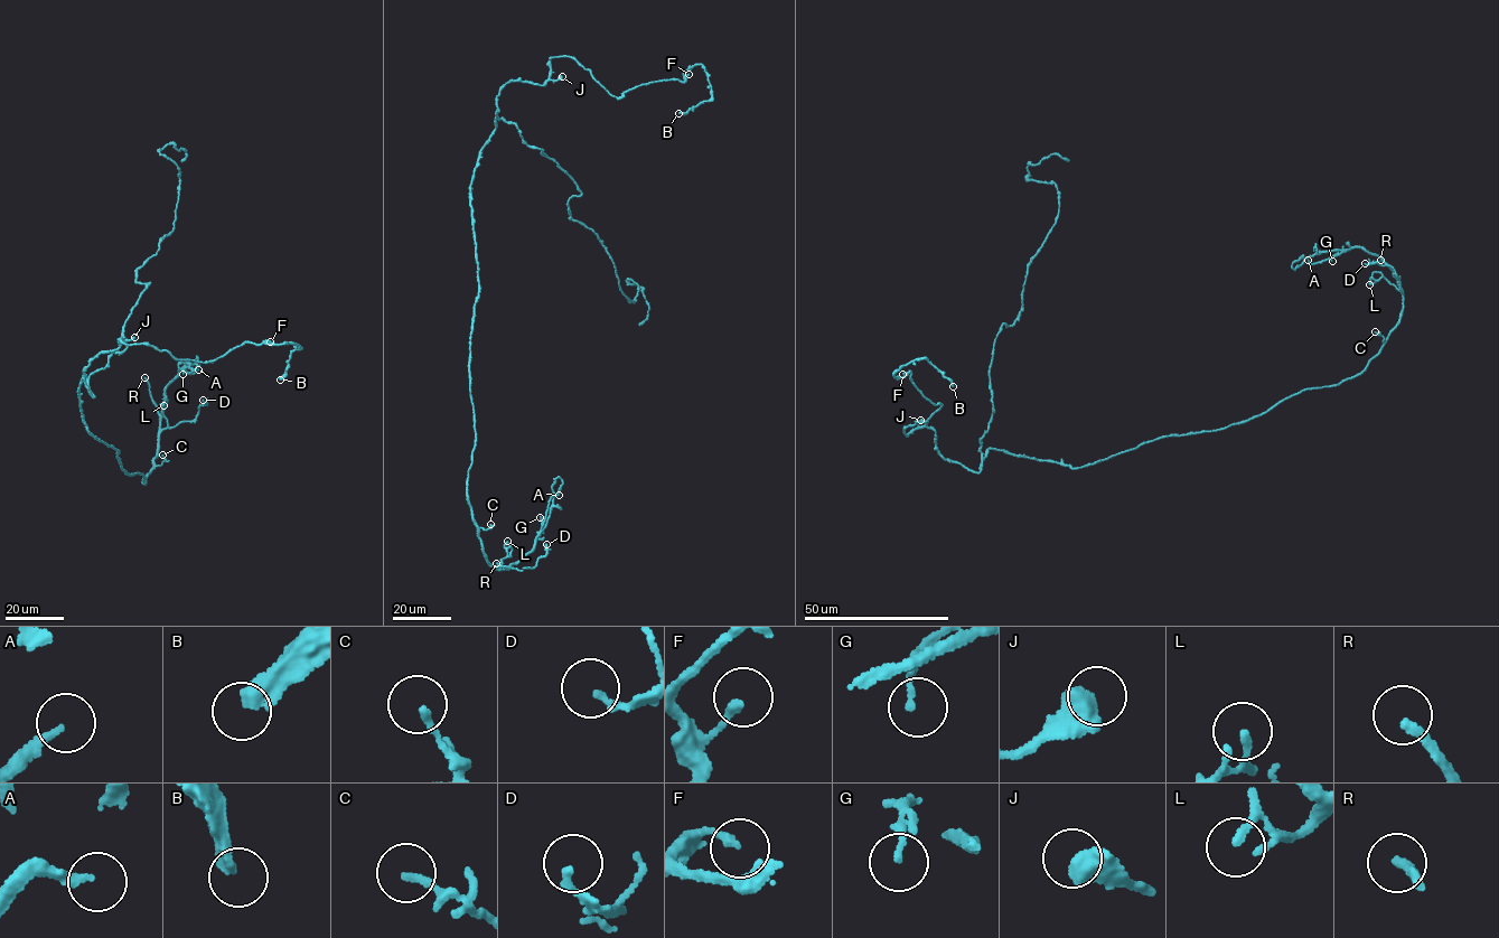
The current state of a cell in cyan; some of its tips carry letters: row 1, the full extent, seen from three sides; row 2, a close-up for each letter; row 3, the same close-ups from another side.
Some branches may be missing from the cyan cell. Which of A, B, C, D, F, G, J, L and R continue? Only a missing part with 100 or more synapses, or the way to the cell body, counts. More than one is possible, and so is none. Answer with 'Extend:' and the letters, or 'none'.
Extend: R

